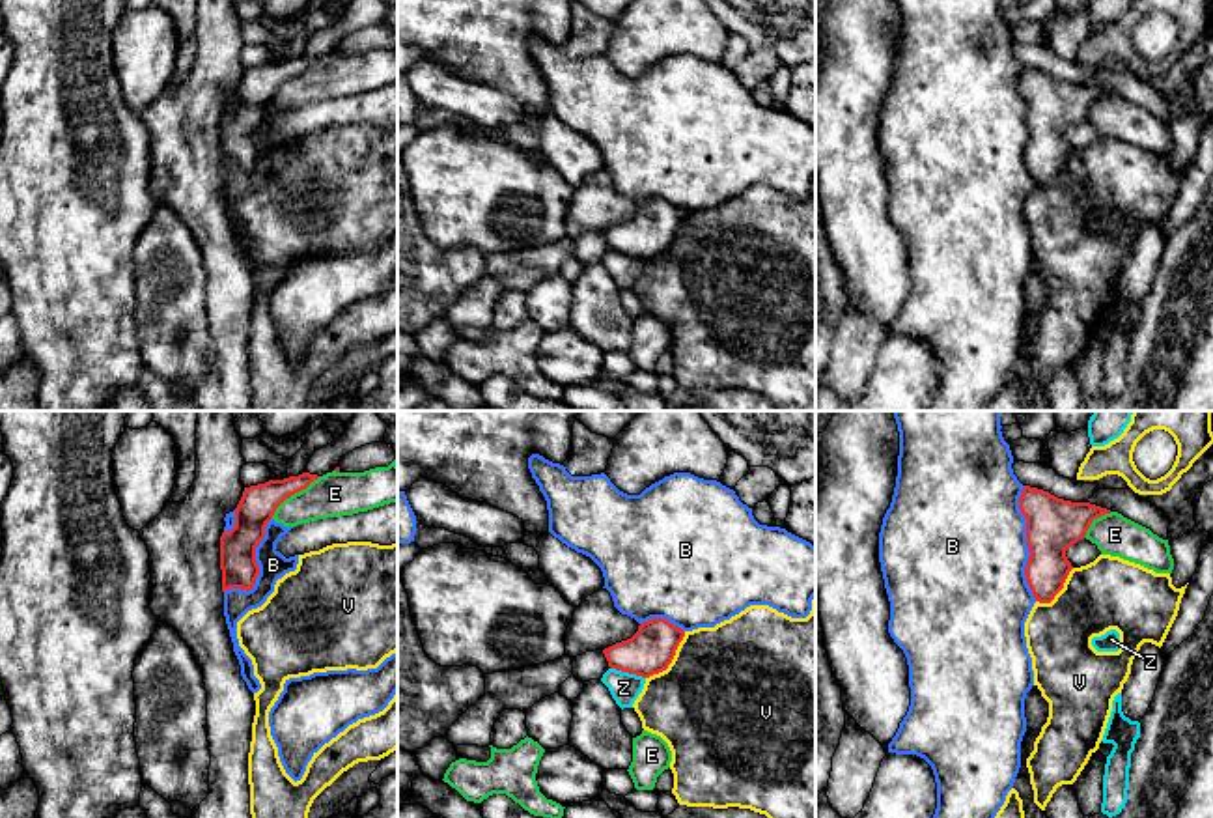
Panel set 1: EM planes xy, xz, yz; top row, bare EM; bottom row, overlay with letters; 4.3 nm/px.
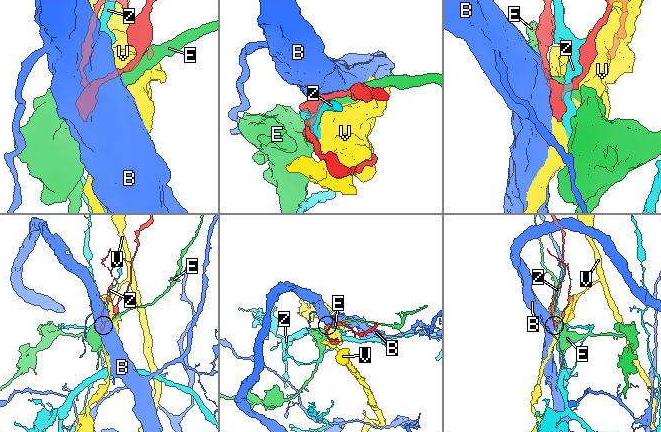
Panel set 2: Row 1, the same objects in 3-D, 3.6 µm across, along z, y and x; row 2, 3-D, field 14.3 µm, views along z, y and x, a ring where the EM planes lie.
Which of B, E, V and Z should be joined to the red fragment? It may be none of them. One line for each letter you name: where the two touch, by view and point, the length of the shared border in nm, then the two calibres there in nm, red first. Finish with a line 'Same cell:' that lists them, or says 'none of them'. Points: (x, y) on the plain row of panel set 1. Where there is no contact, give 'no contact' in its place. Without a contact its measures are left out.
Same cell: none of them

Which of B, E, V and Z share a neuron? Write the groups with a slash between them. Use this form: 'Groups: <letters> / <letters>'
Groups: B / E / V / Z

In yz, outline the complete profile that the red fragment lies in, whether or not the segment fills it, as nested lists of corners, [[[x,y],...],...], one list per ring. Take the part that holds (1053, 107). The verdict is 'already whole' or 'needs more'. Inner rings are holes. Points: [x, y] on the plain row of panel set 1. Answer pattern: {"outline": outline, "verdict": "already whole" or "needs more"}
{"outline": [[[1030,67],[1023,69],[1019,92],[1026,101],[1030,133],[1025,149],[1026,164],[1036,183],[1051,185],[1073,151],[1066,133],[1086,118],[1094,101],[1110,92],[1090,84],[1064,82]]], "verdict": "already whole"}

